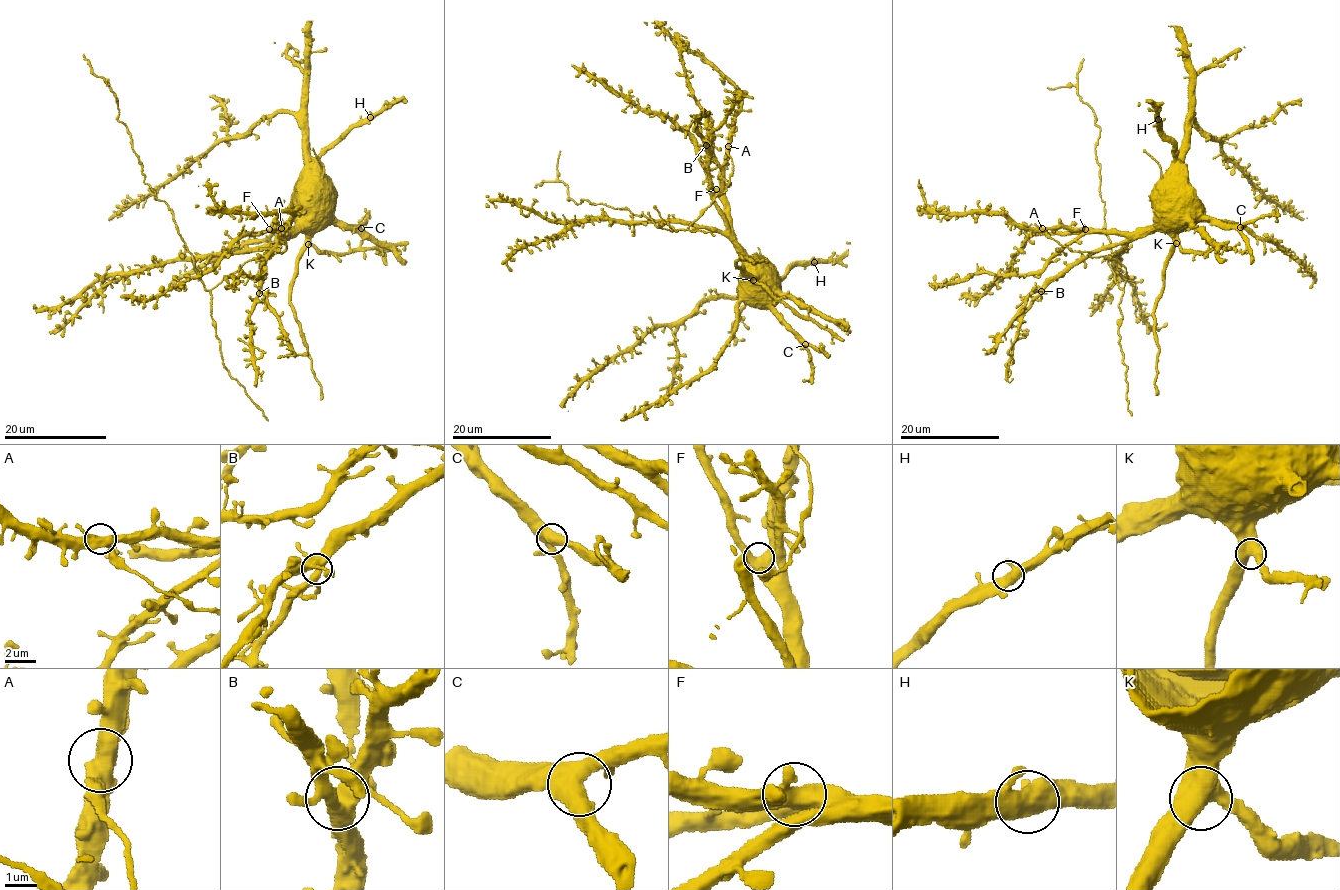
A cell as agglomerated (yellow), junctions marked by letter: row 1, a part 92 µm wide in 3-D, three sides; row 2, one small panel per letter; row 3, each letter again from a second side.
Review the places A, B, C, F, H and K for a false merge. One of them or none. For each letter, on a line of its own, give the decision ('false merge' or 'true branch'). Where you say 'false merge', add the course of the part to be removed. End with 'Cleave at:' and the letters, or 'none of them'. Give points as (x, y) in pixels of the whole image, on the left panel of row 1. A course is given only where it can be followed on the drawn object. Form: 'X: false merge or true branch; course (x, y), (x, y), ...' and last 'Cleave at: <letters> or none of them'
A: true branch
B: true branch
C: true branch
F: true branch
H: true branch
K: true branch
Cleave at: none of them

